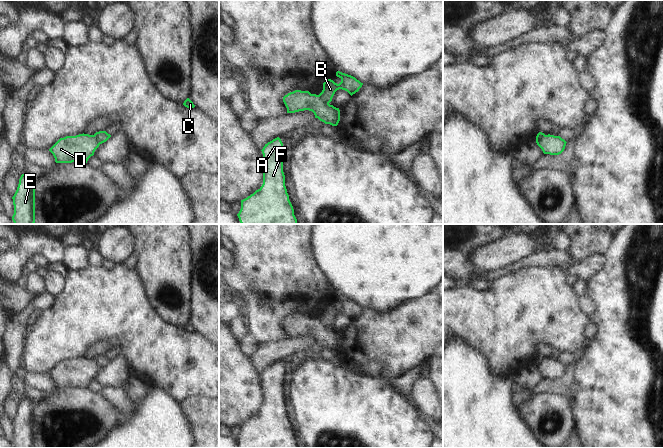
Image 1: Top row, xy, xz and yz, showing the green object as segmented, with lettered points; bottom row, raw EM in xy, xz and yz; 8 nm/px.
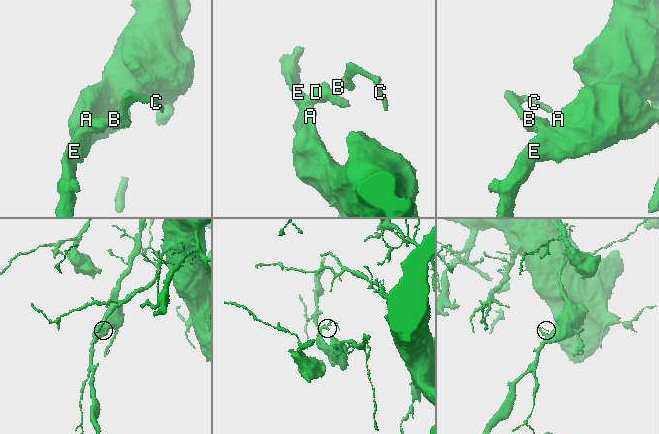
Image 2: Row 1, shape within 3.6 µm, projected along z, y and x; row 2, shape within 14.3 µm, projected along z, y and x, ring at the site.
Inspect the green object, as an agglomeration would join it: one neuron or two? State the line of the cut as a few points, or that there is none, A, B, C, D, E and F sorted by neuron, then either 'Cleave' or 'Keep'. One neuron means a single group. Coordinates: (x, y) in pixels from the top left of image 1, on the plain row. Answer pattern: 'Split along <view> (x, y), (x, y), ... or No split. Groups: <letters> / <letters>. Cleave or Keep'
Split along xz (318, 319), (328, 327). Groups: A D E F / B C. Cleave

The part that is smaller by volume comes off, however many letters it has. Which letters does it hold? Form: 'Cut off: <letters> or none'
Cut off: B, C

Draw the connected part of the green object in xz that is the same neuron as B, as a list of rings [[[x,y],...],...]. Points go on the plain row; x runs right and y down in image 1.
[[[340,295],[336,296],[336,300],[341,303],[339,308],[335,307],[333,304],[328,303],[323,307],[323,314],[319,318],[321,324],[330,327],[335,316],[339,313],[347,315],[351,320],[359,315],[363,307],[357,304],[355,301],[342,297]]]

